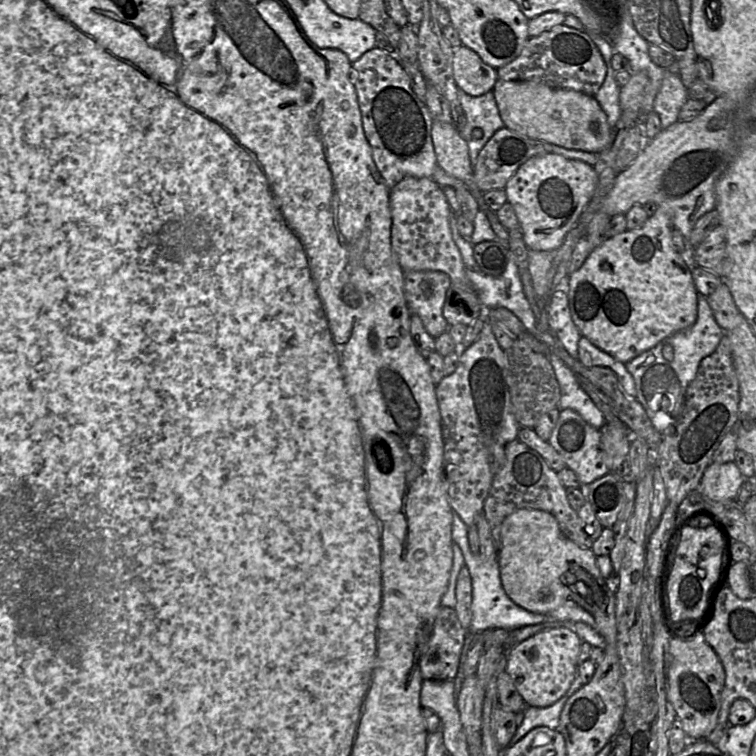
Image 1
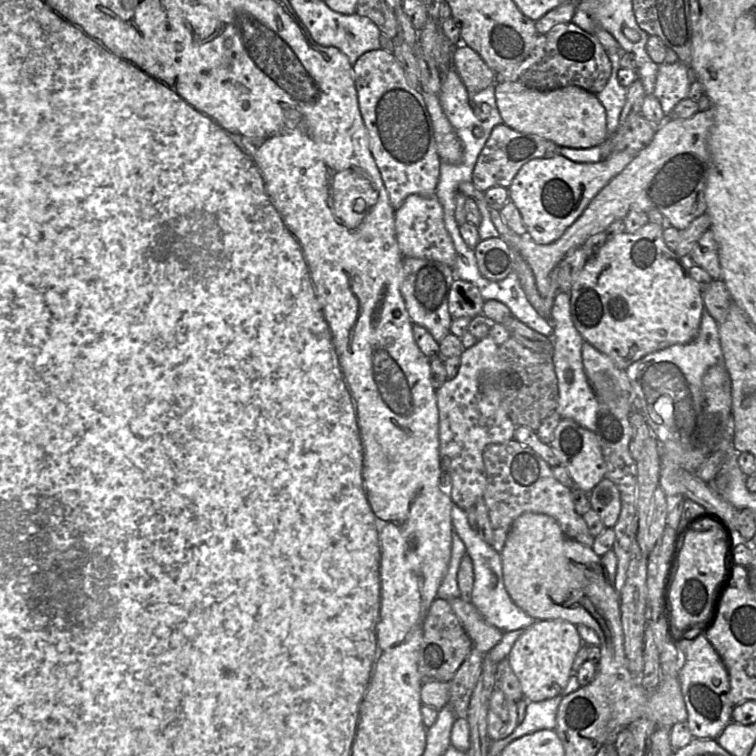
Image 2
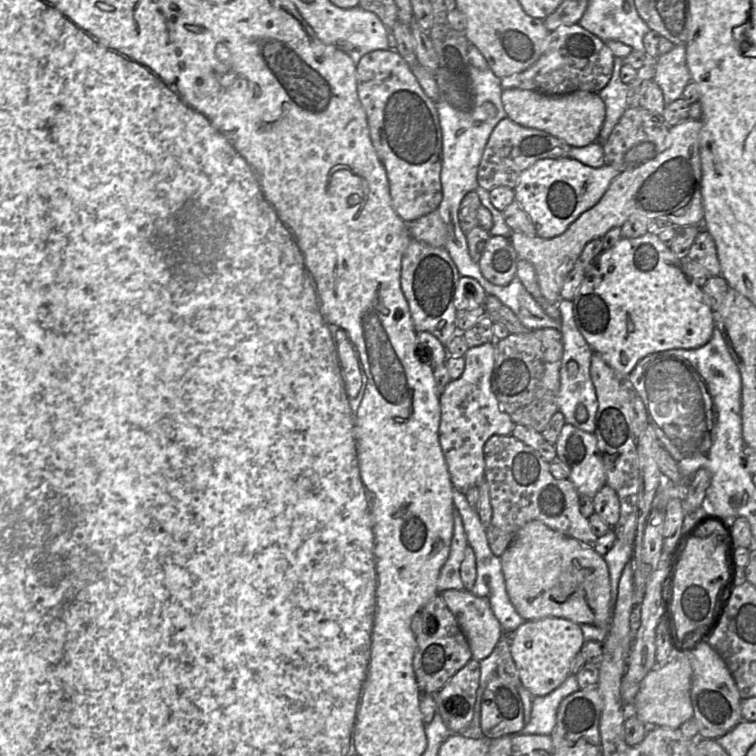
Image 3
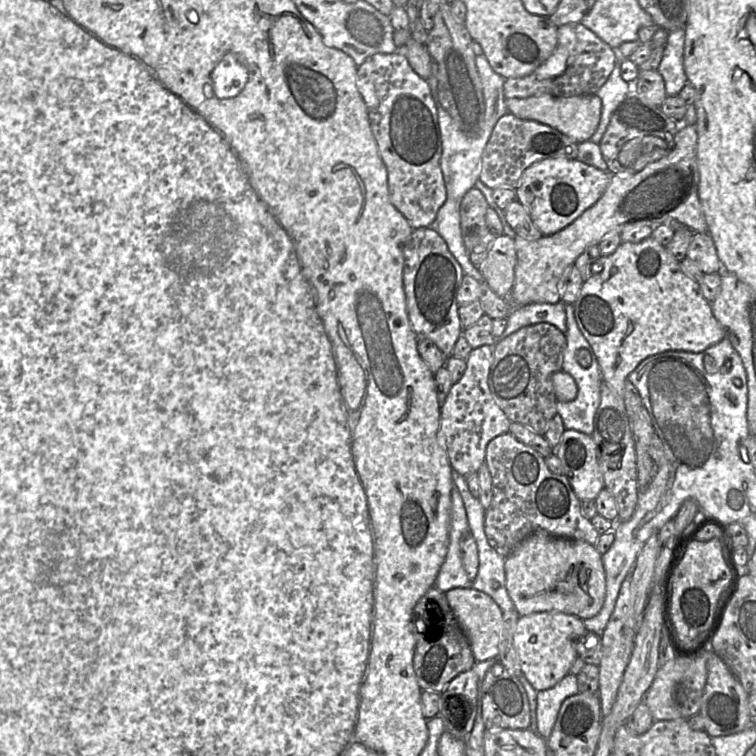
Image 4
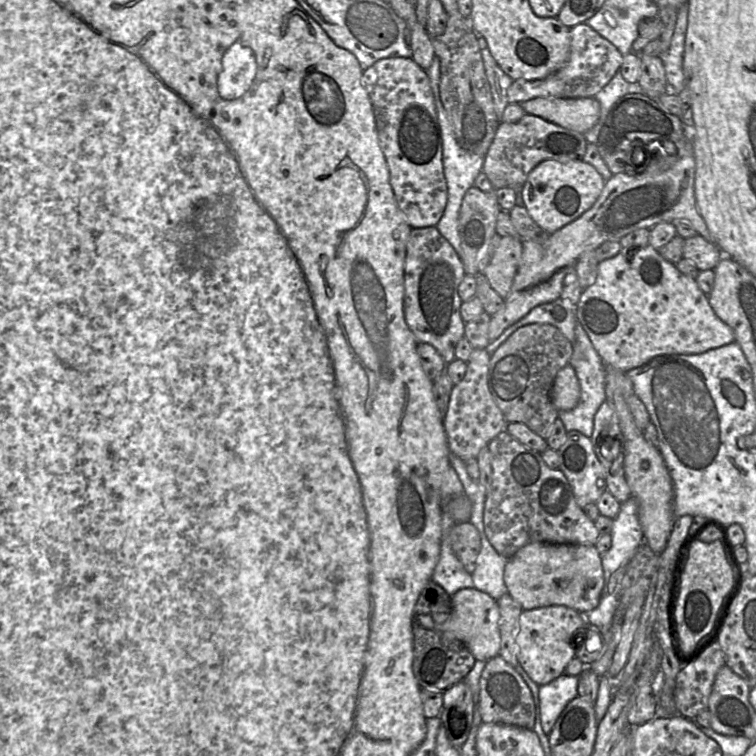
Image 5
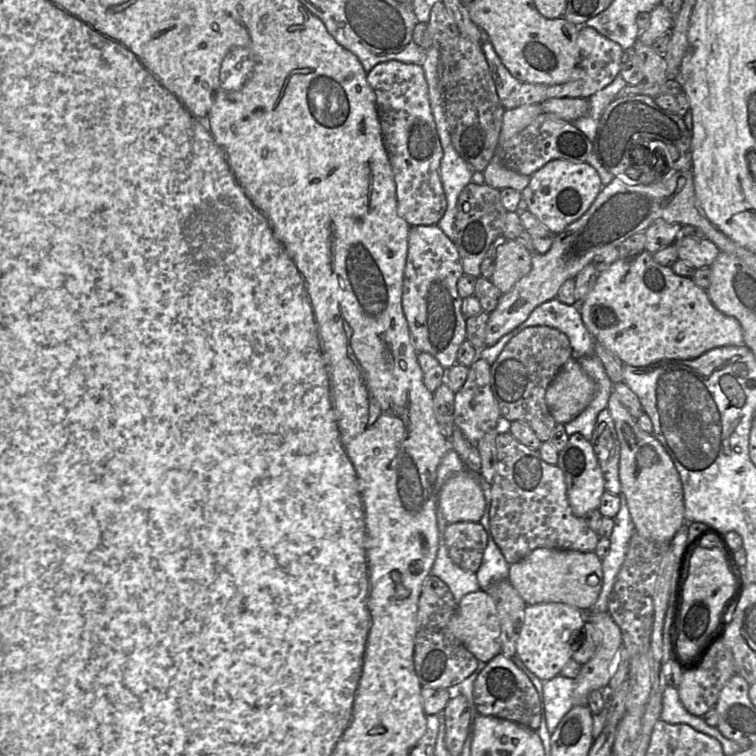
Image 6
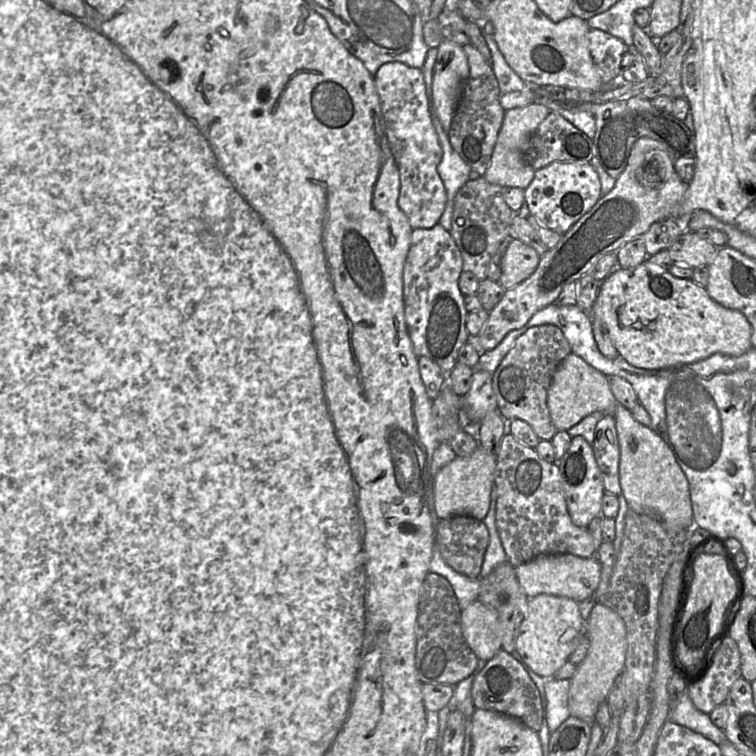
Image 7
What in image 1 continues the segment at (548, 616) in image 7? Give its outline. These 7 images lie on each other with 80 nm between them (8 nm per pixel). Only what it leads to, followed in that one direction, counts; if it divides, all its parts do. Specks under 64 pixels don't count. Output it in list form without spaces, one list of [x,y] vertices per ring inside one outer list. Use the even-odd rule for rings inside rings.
[[[565,627],[545,629],[510,646],[506,669],[527,706],[548,707],[561,699],[577,677],[578,656],[582,640]]]

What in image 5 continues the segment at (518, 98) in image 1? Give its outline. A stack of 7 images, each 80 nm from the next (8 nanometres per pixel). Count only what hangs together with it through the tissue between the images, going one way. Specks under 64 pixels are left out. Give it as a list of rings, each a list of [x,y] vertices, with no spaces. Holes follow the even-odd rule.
[[[538,97],[519,105],[526,114],[538,116],[582,134],[591,129],[600,116],[600,104],[594,97]]]

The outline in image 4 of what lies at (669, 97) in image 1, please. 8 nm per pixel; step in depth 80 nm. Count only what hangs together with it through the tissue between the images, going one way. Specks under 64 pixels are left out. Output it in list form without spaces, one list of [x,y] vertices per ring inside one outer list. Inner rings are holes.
[[[685,26],[668,33],[662,60],[657,71],[663,77],[667,96],[676,96],[688,83],[684,71]]]

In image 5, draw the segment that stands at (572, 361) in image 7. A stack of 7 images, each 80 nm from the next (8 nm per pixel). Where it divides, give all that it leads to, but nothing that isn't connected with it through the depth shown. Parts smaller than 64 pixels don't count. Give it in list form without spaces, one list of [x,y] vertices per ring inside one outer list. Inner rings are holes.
[[[568,363],[559,370],[551,389],[551,400],[558,411],[575,408],[581,395],[580,383],[575,369]]]

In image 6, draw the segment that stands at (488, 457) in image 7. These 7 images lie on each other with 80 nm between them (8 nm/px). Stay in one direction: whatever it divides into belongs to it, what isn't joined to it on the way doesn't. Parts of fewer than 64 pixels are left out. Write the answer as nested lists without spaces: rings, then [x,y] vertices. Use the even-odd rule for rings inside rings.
[[[468,470],[449,478],[437,492],[438,511],[445,521],[479,522],[485,511],[485,496],[479,482]]]

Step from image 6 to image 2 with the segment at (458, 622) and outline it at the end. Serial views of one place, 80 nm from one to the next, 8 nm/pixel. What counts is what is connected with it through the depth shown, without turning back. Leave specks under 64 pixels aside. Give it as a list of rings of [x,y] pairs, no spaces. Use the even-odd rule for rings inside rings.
[[[460,597],[449,604],[472,641],[473,648],[488,653],[502,638],[503,632],[485,621],[475,606]]]

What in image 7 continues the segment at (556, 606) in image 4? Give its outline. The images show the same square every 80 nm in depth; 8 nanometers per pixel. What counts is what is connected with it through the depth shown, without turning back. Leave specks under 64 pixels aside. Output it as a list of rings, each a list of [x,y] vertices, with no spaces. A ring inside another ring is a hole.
[[[541,554],[515,567],[515,573],[529,598],[548,594],[581,602],[593,596],[597,590],[601,580],[601,564],[596,556],[582,558],[573,554]]]

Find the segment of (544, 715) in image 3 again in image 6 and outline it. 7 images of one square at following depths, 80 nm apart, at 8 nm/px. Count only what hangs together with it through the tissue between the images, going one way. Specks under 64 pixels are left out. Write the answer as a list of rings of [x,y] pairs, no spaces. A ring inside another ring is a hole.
[[[558,675],[543,682],[543,699],[548,731],[552,734],[574,706],[575,679]]]

